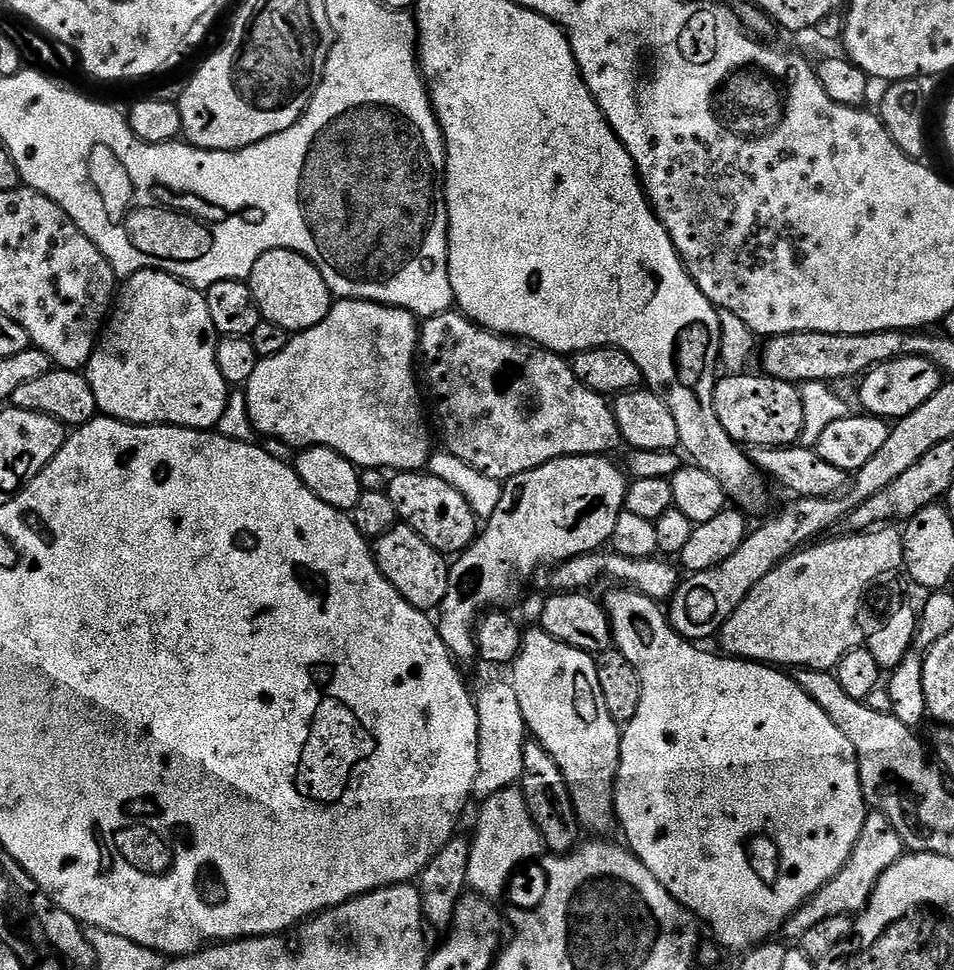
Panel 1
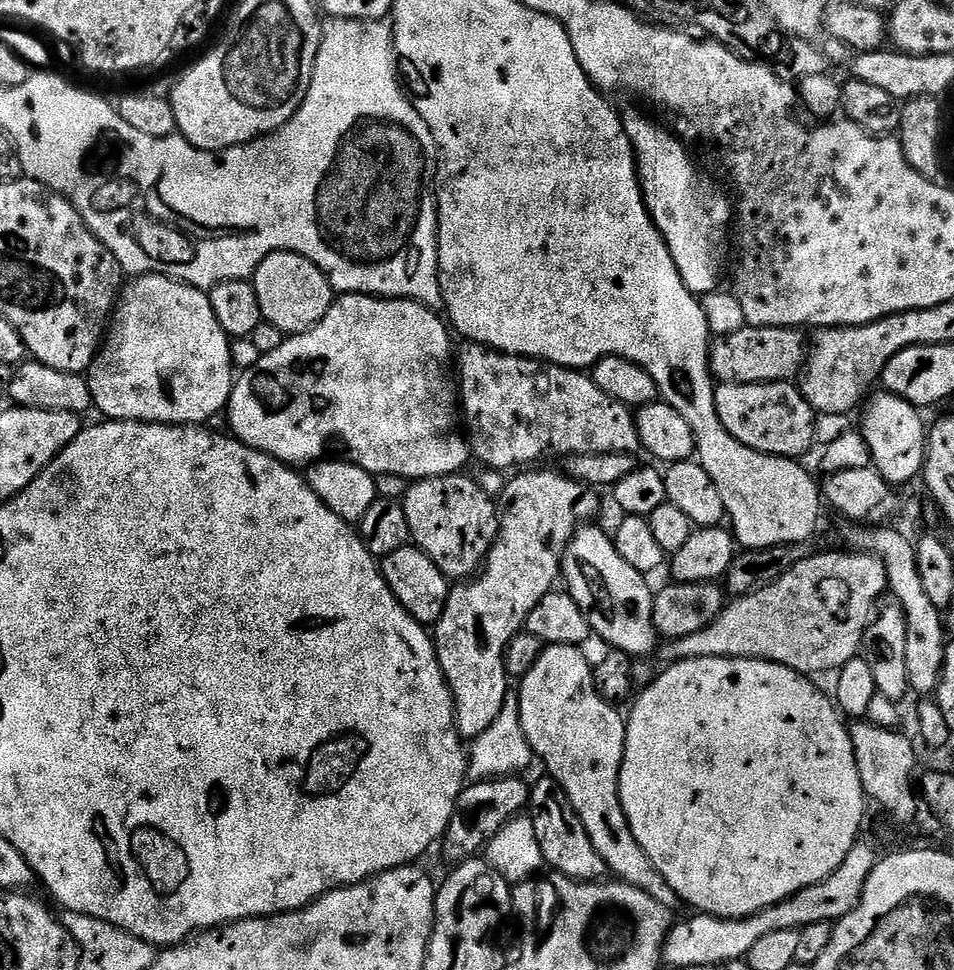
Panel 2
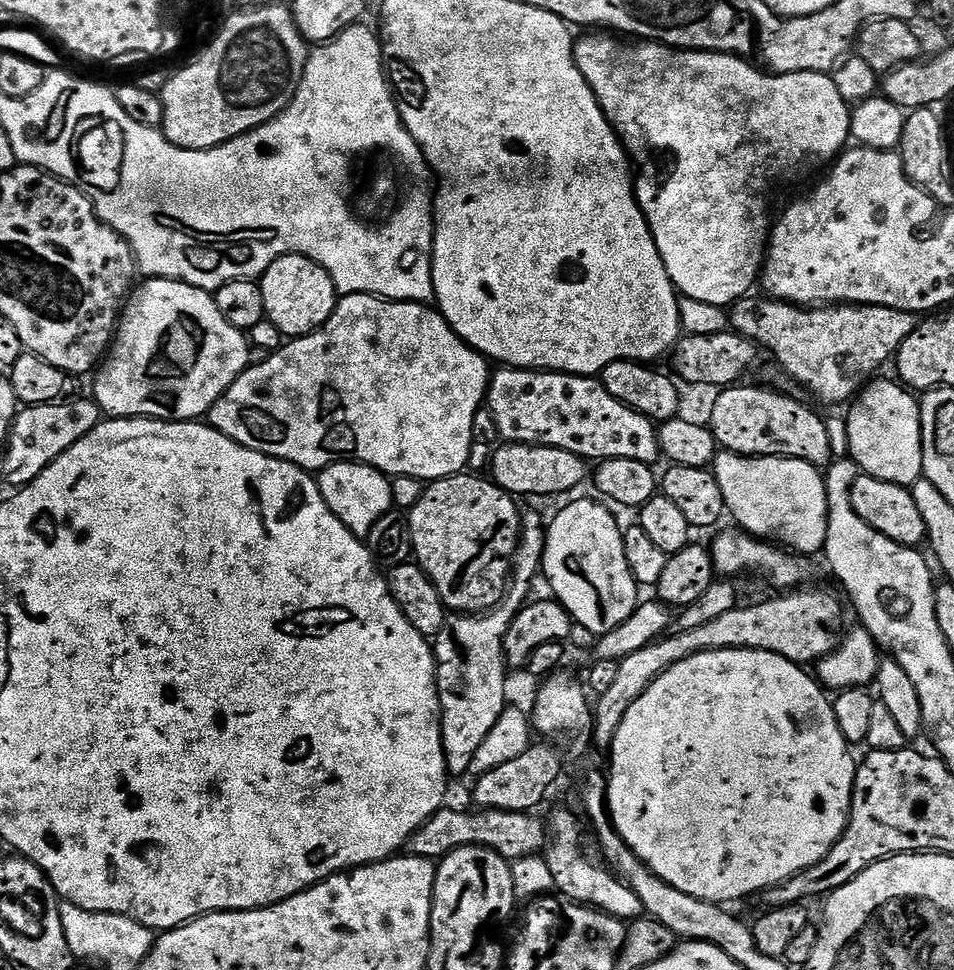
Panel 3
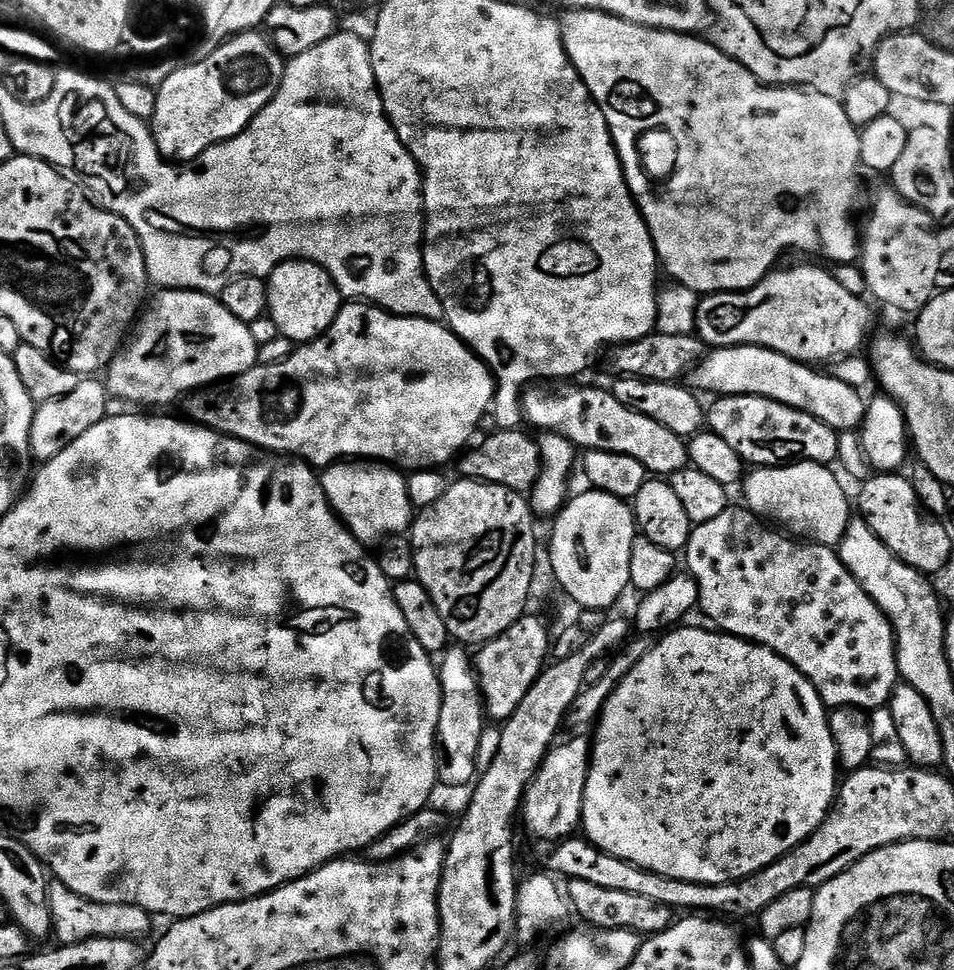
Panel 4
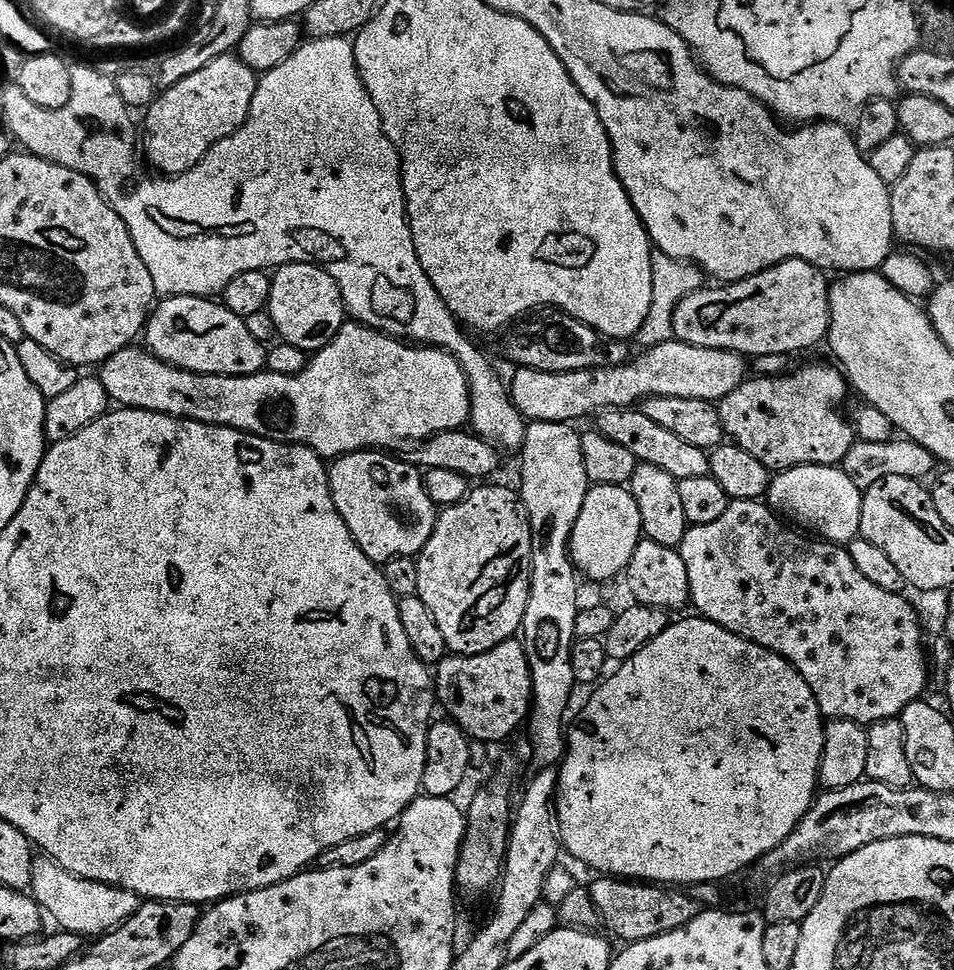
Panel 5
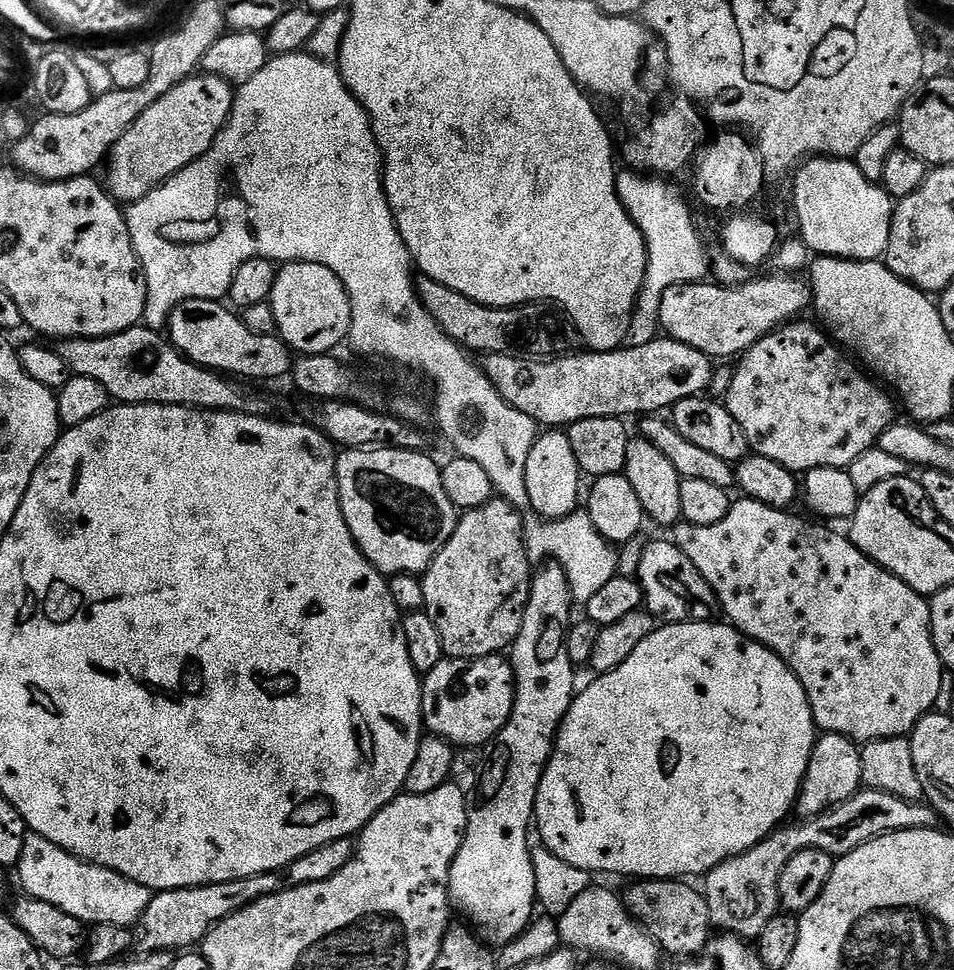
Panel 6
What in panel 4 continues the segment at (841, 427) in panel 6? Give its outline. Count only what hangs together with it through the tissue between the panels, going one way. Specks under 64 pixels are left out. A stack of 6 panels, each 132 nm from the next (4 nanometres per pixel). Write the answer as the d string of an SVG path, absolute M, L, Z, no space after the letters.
M721 396L713 399L706 412L707 427L744 459L745 465L779 468L785 464L837 463L838 433L830 426L810 418L802 410L794 410L782 402L757 396Z

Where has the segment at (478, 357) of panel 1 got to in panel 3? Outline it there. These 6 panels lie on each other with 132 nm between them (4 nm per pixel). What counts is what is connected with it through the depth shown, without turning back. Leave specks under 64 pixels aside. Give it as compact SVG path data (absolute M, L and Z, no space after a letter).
M497 367L488 381L486 412L492 415L492 424L501 436L499 439L509 444L554 446L558 450L570 450L570 454L578 454L589 462L630 458L634 462L655 465L656 459L659 461L662 456L660 433L654 421L618 402L618 398L607 392L599 379L591 376L570 376L566 372L530 368Z

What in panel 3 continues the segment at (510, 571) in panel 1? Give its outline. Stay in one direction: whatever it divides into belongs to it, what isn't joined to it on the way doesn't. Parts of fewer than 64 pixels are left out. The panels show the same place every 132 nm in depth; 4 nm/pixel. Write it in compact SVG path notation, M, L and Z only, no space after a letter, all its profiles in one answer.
M525 511L522 516L520 529L520 546L516 549L516 559L512 565L511 583L505 592L503 600L488 612L479 614L452 614L442 626L442 630L434 638L434 655L436 657L436 690L440 693L440 733L442 734L442 746L449 773L453 777L467 773L474 762L474 753L494 722L504 713L508 696L508 676L506 661L504 659L504 639L510 630L510 622L514 622L517 612L529 603L528 584L532 584L542 572L544 558L544 542L546 539L545 521L540 521L536 512Z

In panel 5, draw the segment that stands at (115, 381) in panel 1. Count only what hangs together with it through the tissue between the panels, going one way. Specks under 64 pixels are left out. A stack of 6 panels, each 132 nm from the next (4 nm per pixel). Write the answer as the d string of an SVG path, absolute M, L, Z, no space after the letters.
M169 296L153 307L146 325L146 347L162 362L185 368L198 374L222 374L223 376L253 376L266 368L266 348L246 330L244 317L236 316L223 303L202 296Z

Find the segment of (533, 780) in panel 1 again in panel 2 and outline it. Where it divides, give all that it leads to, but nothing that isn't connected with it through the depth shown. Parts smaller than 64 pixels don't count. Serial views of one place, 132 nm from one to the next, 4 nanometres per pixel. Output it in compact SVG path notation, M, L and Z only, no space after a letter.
M544 774L541 777L537 784L531 785L526 812L532 819L544 864L551 871L565 875L568 880L603 881L609 875L606 862L602 862L598 850L590 846L590 834L586 834L586 826L582 826L578 814L574 814L574 806L570 806L566 790L562 790L551 776Z

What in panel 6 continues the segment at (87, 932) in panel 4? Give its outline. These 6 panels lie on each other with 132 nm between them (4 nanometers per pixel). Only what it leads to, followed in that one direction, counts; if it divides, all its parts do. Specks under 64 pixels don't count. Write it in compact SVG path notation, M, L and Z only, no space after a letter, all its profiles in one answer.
M29 831L26 842L22 842L19 872L20 884L24 887L23 895L33 896L42 902L50 902L50 906L66 910L66 914L78 918L88 926L113 924L131 929L139 925L146 906L150 906L154 895L152 889L133 880L127 880L114 870L80 860L74 854L62 850L62 846L54 846L54 842L42 838L33 831Z

